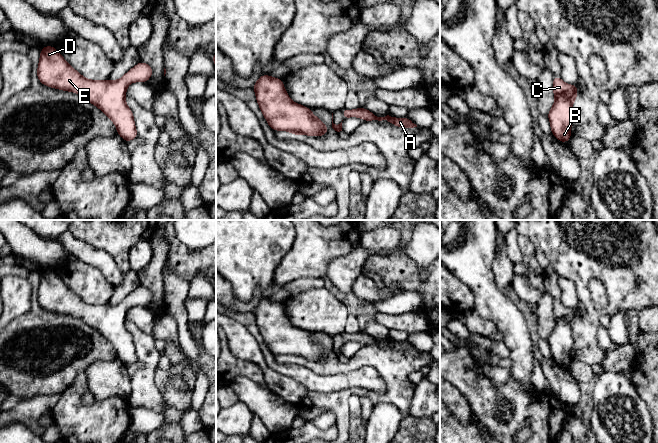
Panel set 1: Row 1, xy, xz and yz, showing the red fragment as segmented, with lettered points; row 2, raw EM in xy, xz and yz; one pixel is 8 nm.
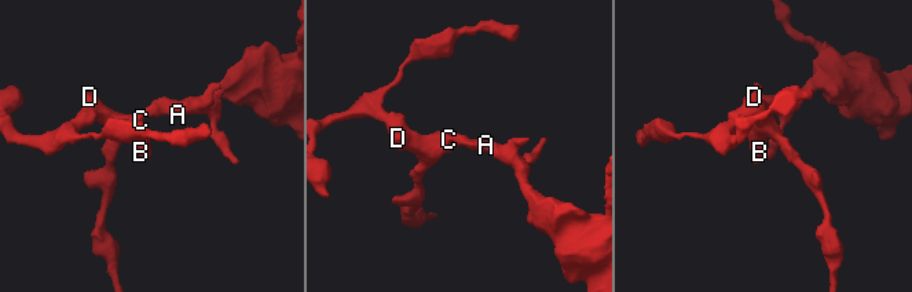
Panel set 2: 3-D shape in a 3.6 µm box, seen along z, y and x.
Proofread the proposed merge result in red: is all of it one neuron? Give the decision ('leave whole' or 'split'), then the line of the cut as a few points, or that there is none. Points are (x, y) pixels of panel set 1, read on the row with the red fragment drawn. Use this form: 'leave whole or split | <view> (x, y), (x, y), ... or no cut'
leave whole | no cut

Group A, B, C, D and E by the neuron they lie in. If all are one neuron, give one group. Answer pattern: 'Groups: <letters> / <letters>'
Groups: A B C D E

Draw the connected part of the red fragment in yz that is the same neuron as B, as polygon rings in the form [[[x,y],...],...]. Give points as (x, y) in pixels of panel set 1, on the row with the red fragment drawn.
[[[554,76],[553,91],[556,101],[547,115],[551,133],[559,141],[567,143],[571,138],[570,128],[574,120],[572,103],[577,98],[577,84],[567,85],[560,76]]]

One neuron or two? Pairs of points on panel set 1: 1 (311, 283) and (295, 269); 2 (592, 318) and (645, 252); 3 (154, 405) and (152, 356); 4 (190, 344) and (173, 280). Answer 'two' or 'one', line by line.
1: two
2: one
3: one
4: one

